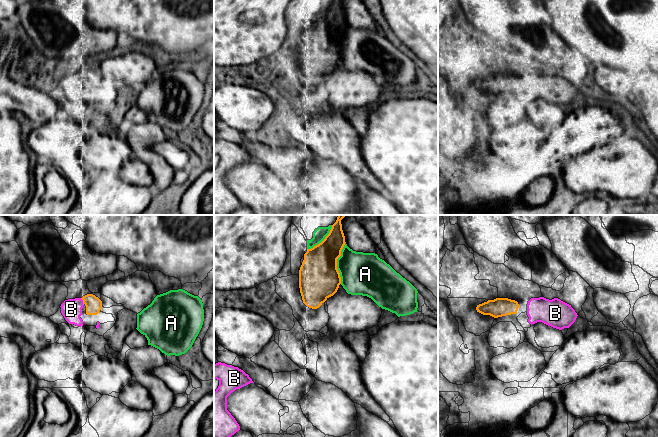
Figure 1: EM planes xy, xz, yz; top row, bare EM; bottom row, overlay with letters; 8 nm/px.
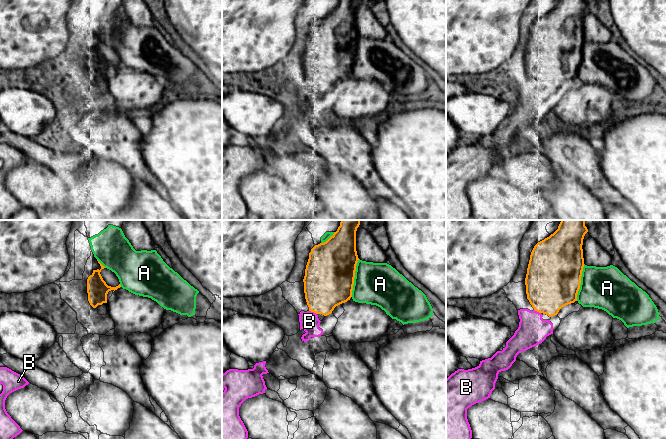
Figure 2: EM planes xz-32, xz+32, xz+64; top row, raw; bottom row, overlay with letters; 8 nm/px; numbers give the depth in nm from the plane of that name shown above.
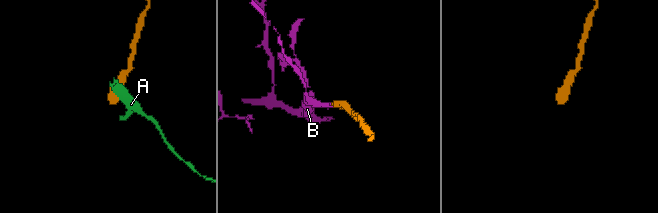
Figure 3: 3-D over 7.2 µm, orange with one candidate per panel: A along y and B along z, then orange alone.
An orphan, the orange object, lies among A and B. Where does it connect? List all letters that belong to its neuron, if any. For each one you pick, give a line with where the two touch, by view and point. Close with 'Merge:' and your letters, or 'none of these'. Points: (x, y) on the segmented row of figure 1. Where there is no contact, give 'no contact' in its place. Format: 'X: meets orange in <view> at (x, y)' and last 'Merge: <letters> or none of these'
B: meets orange in xy at (83, 301)
Merge: B

